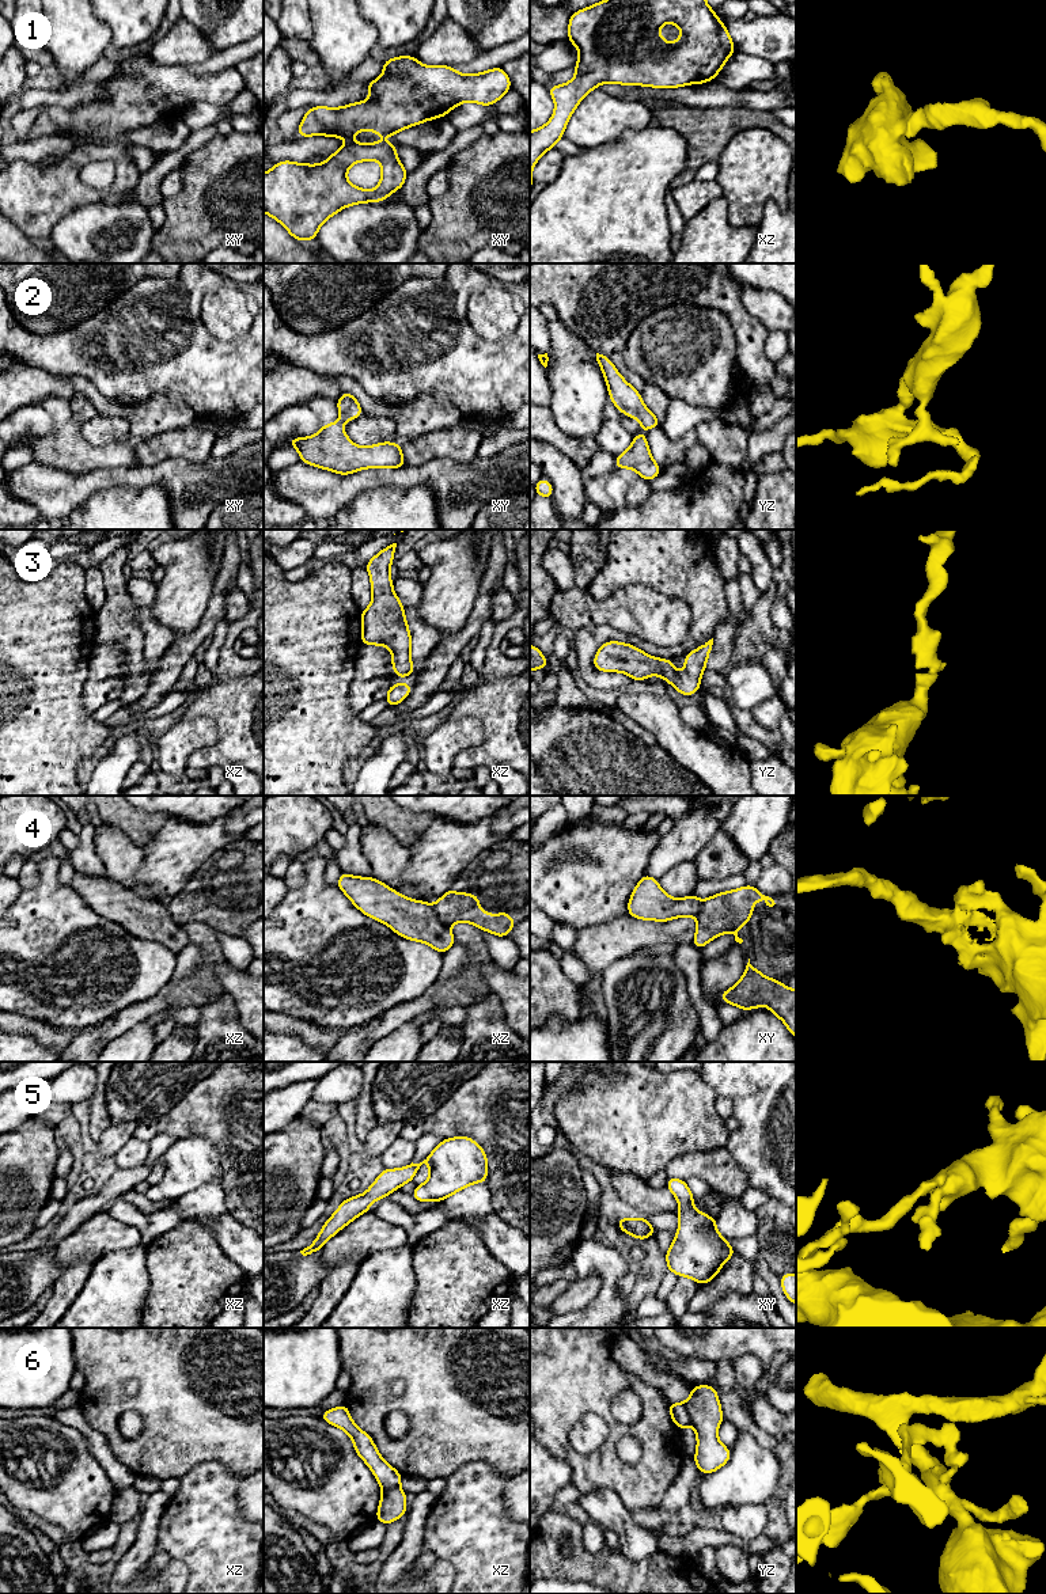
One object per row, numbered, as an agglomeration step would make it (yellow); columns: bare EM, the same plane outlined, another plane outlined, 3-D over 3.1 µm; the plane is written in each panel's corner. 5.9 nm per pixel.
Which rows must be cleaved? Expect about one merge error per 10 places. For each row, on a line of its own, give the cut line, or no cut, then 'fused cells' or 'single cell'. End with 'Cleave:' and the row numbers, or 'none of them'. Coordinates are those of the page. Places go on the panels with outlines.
1: no cut; single cell
2: no cut; single cell
3: no cut; single cell
4: no cut; single cell
5: no cut; single cell
6: cut in yz along (683, 1404), (692, 1423); fused cells
Cleave: 6

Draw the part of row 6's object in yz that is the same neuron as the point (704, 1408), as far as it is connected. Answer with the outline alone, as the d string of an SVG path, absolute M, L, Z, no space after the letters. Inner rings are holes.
M713 1385L691 1388L685 1405L697 1434L697 1450L693 1460L701 1473L713 1473L731 1458L731 1449L717 1438L717 1430L724 1416L716 1388Z

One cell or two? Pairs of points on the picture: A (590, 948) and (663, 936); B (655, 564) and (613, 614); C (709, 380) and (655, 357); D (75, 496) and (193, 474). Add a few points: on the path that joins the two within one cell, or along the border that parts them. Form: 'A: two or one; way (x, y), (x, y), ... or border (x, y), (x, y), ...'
A: one; way (607, 942), (624, 936), (645, 936)
B: two; border (667, 595), (644, 585), (625, 585), (607, 596)
C: one; way (696, 367), (686, 357), (669, 357)
D: one; way (105, 478), (163, 475)

